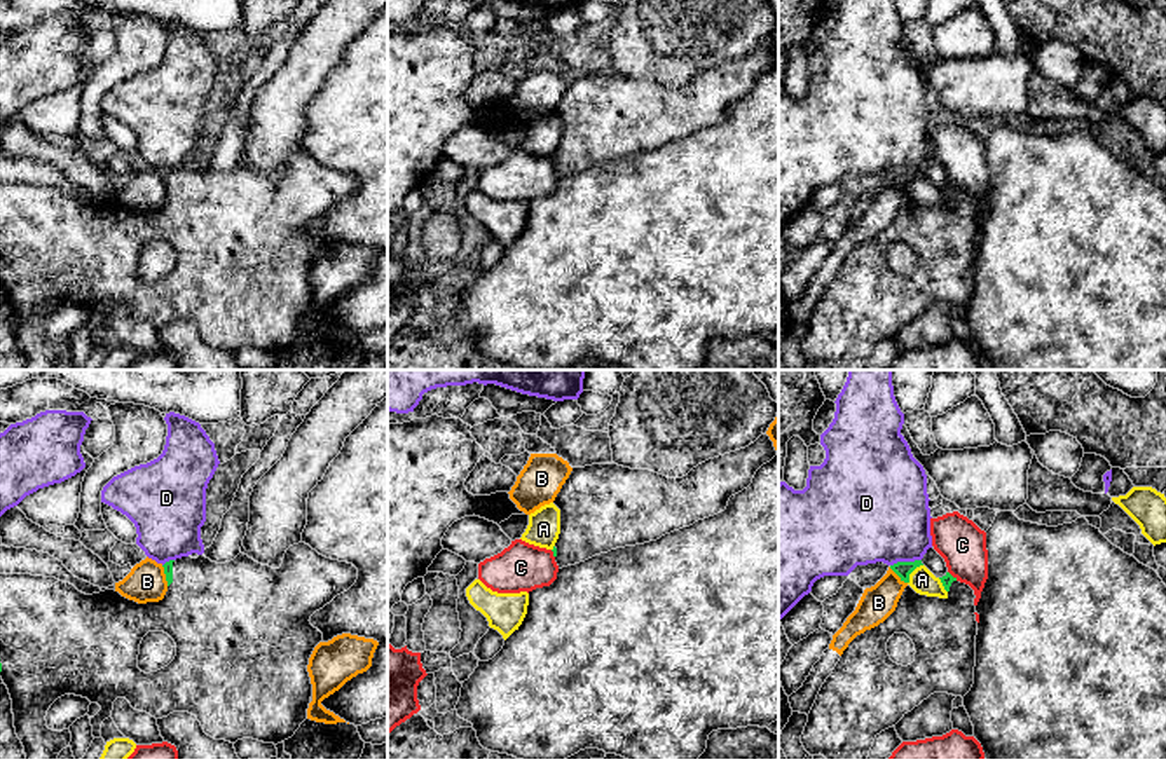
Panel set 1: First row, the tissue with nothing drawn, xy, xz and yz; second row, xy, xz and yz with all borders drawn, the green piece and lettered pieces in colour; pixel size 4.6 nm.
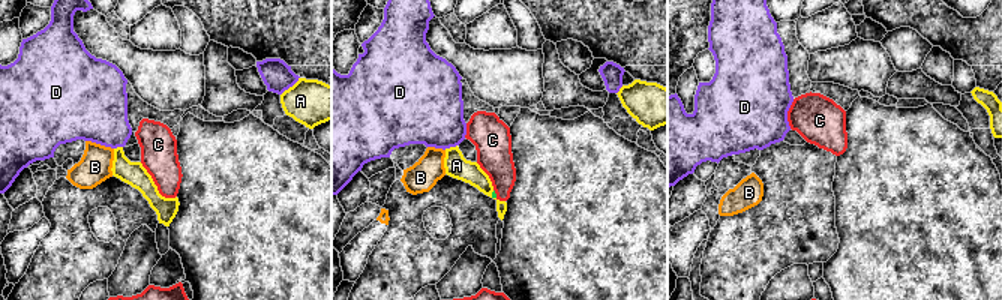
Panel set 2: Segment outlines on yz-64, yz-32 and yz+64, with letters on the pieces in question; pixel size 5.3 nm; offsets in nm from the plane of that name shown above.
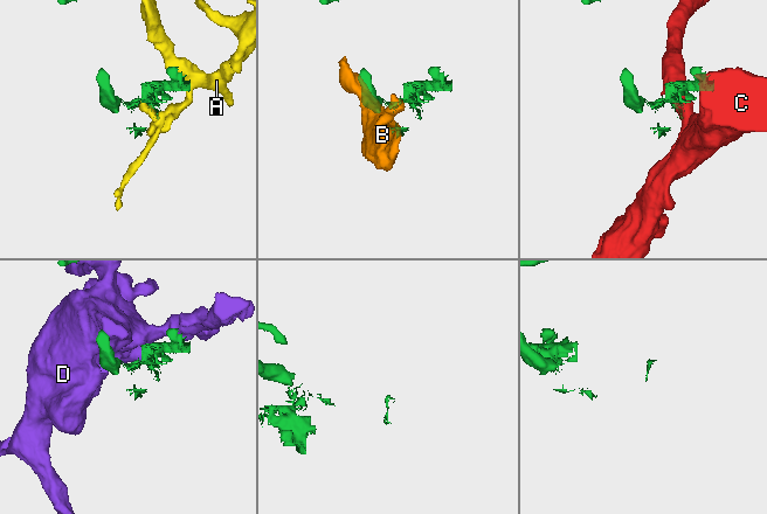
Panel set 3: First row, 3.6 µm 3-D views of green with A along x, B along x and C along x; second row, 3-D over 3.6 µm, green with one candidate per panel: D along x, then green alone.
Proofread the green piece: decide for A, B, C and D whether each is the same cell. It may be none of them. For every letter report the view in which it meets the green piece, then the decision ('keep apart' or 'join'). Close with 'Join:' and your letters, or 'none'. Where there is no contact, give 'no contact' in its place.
A: meets green in yz; keep apart
B: meets green in xy; keep apart
C: meets green in yz; keep apart
D: meets green in yz; keep apart
Join: none

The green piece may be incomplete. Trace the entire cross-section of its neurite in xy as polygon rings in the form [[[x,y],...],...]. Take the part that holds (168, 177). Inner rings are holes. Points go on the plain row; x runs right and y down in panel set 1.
[[[305,152],[290,155],[279,178],[262,174],[244,162],[225,173],[199,164],[169,169],[162,176],[168,201],[162,209],[147,213],[129,209],[115,199],[86,204],[56,187],[0,183],[0,286],[12,309],[14,337],[26,370],[58,370],[59,361],[70,356],[70,337],[52,340],[45,330],[51,314],[65,304],[82,305],[101,316],[89,326],[94,347],[101,347],[101,333],[112,325],[117,307],[126,307],[134,319],[155,328],[189,321],[208,345],[230,352],[253,347],[278,354],[292,347],[307,328],[312,305],[307,274],[323,250],[323,243],[309,229],[356,192],[358,178],[326,168]],[[148,241],[168,243],[176,253],[176,265],[168,276],[145,283],[138,277],[138,263]]]

